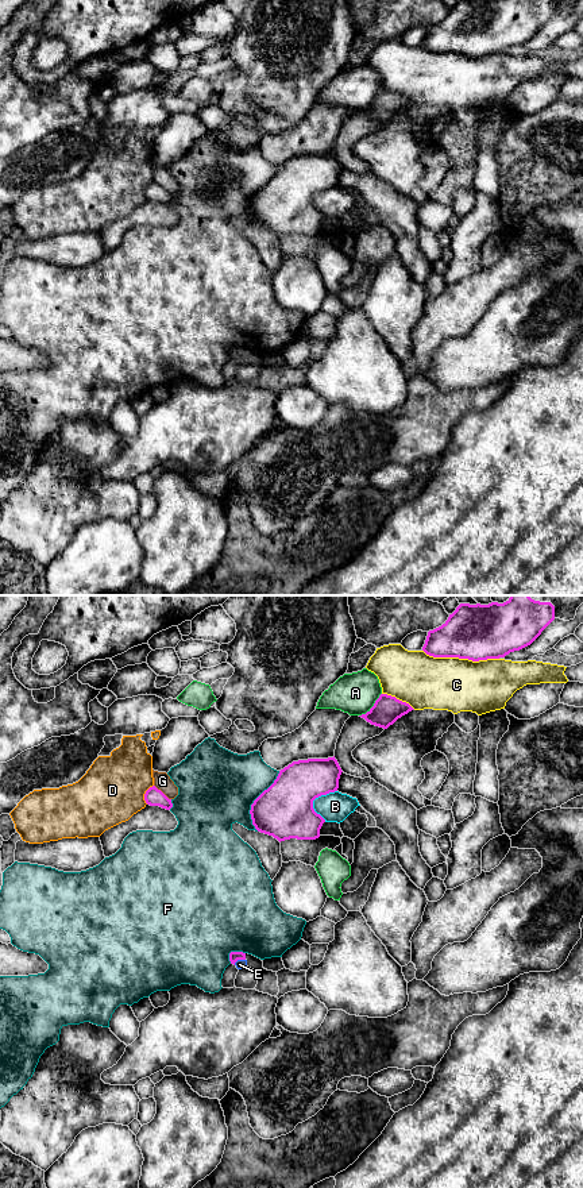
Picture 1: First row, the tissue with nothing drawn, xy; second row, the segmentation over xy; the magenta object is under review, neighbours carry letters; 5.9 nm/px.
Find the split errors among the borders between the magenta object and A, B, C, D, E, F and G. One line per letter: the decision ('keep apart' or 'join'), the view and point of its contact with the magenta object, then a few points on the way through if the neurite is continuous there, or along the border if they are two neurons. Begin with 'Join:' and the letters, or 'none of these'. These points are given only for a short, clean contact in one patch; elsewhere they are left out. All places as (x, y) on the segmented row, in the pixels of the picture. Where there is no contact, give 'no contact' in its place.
Join: E
A: keep apart | xy (373, 706)
B: keep apart | xy (315, 798)
C: keep apart | xy (460, 658)
D: keep apart | xy (145, 794)
E: join | xy (239, 959) | across xy (234, 956), (239, 959), (239, 964)
F: keep apart | xy (254, 801)
G: keep apart | xy (161, 791)

